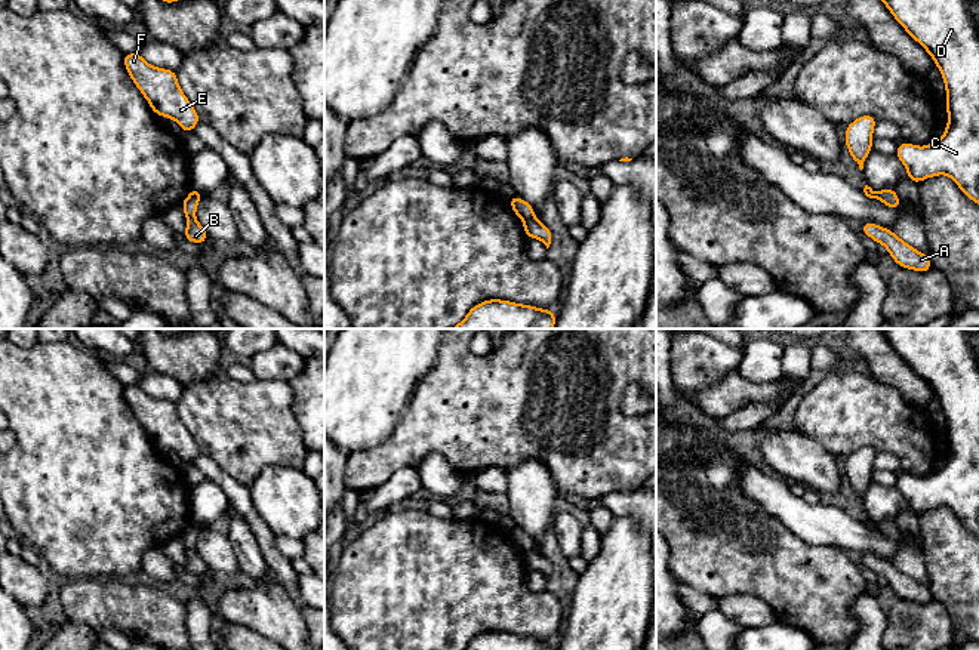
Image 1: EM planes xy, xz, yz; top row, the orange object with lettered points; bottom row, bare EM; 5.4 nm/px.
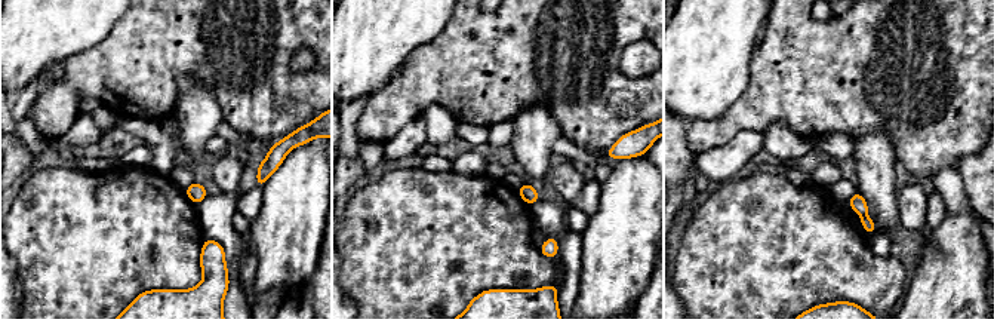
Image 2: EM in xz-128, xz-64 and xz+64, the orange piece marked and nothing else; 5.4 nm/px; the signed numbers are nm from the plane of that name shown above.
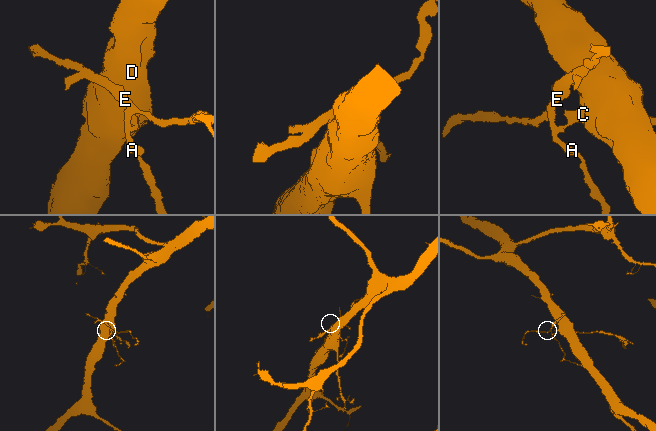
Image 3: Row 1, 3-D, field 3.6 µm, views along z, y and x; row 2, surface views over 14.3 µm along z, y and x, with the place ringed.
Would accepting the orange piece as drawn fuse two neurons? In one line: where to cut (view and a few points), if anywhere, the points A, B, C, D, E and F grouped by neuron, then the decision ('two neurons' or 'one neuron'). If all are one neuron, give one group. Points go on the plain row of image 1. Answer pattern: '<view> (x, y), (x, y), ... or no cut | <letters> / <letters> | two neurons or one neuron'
xz (533, 548), (523, 553) | A B E F / C D | two neurons

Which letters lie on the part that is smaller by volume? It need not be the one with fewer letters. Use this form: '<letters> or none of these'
A, B, E, F

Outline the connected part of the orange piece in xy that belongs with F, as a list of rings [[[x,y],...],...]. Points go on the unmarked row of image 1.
[[[124,385],[123,395],[154,446],[175,452],[182,463],[193,463],[200,450],[184,426],[176,403],[150,397],[139,385]]]

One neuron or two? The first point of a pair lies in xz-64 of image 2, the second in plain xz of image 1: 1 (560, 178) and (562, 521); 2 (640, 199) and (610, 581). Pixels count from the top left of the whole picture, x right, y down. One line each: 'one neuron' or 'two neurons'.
1: one neuron
2: one neuron

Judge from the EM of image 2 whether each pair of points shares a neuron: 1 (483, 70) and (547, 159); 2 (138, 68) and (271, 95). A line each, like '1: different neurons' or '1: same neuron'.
1: different neurons
2: same neuron

